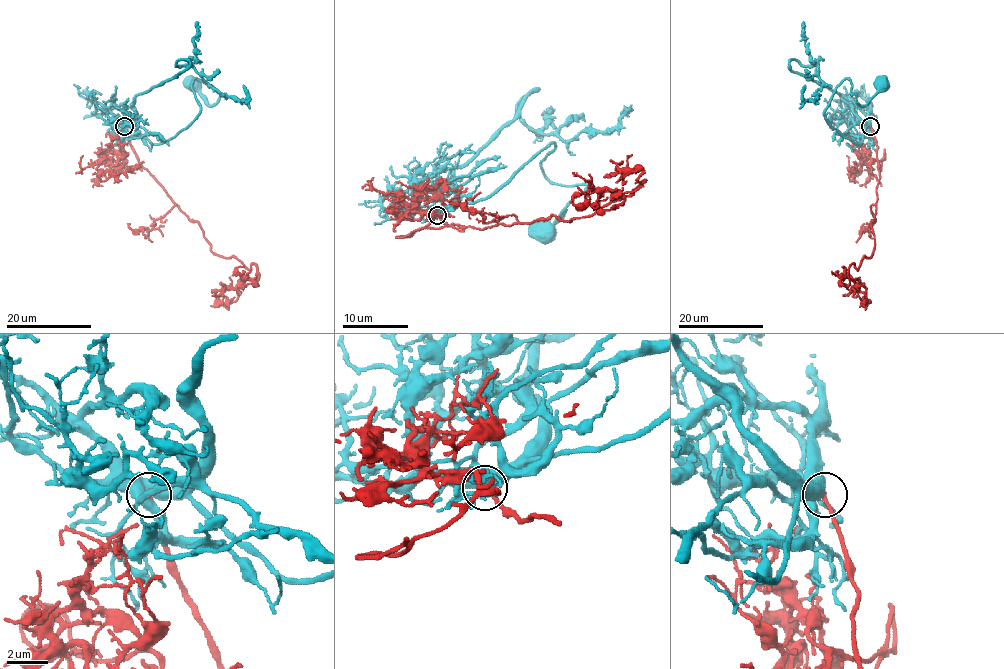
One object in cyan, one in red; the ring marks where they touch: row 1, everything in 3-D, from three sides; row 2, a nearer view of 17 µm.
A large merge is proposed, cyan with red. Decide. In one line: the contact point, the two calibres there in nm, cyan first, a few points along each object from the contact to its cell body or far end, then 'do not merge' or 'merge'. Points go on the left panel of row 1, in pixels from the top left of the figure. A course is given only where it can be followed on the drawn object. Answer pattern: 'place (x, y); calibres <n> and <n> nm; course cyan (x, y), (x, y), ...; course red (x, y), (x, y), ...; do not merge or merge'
place (124, 126); calibres 440 and 200 nm; course cyan (124, 126), (135, 117), (136, 95), (189, 65), (178, 61), (228, 96), (244, 99), (243, 85); course red (124, 126), (138, 162), (198, 222), (210, 250), (257, 266), (257, 277), (242, 280), (235, 301), (215, 296); do not merge

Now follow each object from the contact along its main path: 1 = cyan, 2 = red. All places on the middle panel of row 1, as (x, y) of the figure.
1: (436, 214), (454, 197), (451, 172), (538, 89), (529, 92), (518, 115), (565, 141), (608, 131), (621, 113)
2: (436, 214), (448, 226), (484, 229), (551, 214), (570, 221), (642, 182), (608, 210), (577, 187)

